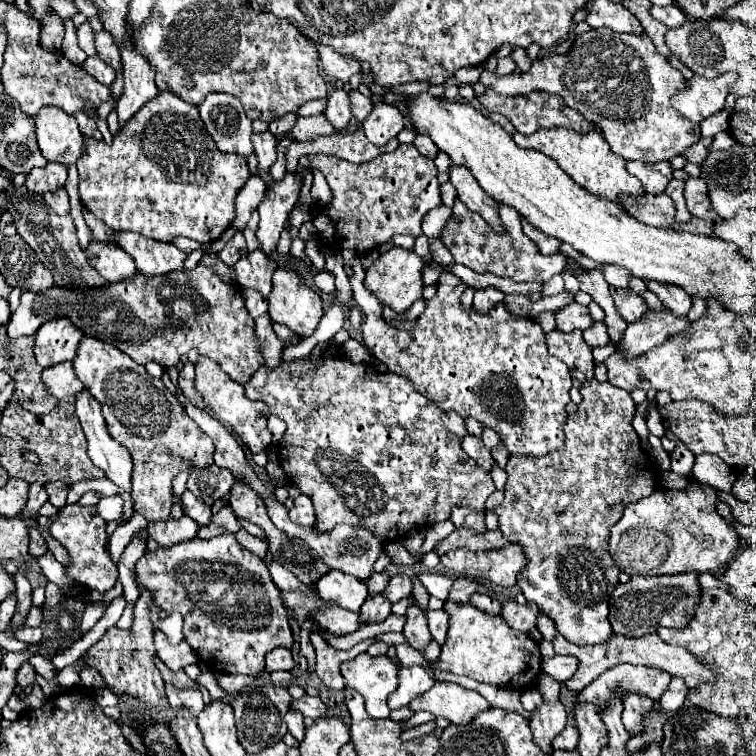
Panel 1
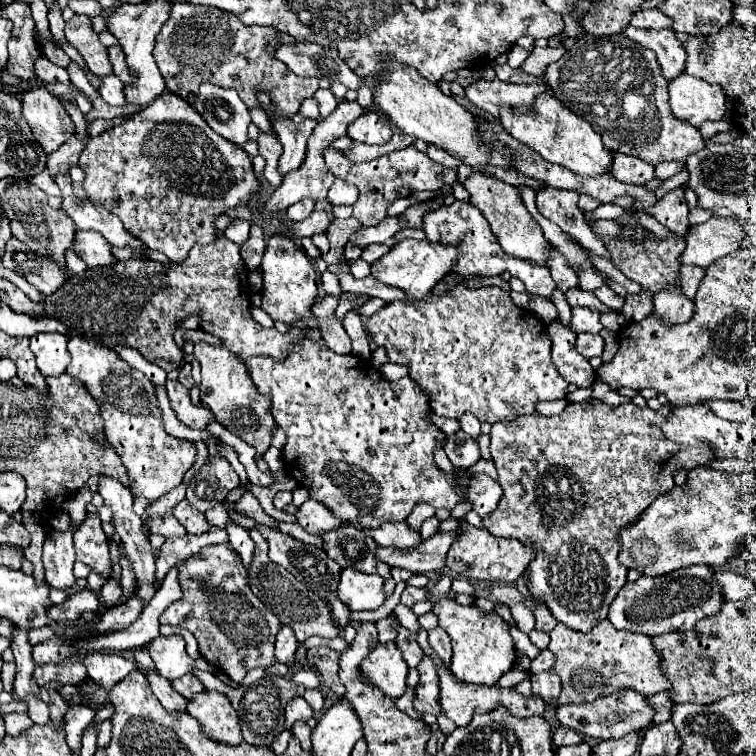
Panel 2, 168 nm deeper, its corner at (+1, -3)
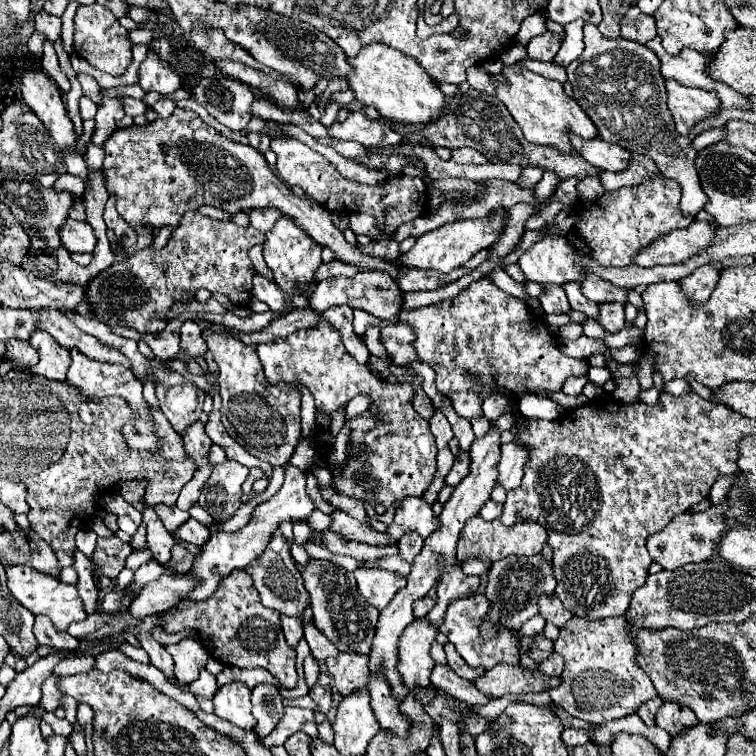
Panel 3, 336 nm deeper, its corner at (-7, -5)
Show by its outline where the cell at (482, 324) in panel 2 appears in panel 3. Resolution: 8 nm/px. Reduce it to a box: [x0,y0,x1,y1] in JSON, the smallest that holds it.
[398,279,588,401]

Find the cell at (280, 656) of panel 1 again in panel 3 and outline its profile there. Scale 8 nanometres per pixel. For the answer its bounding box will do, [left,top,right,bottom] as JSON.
[282,615,304,647]

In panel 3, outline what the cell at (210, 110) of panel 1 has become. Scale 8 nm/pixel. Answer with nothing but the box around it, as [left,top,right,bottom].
[194,77,254,133]

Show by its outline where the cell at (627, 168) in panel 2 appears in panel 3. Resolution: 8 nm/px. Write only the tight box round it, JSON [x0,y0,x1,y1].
[572,135,630,173]

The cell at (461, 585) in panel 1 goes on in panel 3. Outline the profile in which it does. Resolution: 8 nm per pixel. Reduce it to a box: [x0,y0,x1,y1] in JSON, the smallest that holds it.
[538,595,572,627]

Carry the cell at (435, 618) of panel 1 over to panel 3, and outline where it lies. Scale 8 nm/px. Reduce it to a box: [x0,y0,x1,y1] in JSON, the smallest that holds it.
[444,643,484,681]

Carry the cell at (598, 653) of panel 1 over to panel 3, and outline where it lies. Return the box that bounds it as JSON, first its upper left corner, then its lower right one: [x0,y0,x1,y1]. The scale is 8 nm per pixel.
[548,617,656,725]

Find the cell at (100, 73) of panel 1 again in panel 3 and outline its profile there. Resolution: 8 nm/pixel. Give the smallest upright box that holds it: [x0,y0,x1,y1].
[122,97,146,117]

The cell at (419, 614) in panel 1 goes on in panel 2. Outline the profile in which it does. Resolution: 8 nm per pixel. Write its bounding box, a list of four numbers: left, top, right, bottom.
[414,657,442,715]

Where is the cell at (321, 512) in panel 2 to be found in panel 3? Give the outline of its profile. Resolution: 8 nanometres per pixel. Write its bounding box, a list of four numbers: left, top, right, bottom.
[330,511,394,545]

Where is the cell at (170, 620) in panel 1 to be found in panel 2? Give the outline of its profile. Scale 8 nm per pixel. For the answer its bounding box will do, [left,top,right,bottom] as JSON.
[194,669,304,747]

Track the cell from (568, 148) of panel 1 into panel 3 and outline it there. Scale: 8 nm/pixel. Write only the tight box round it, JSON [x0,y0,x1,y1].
[496,65,598,155]

